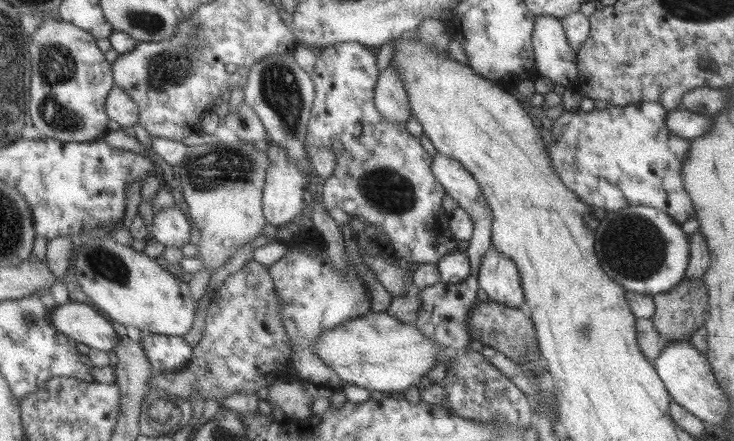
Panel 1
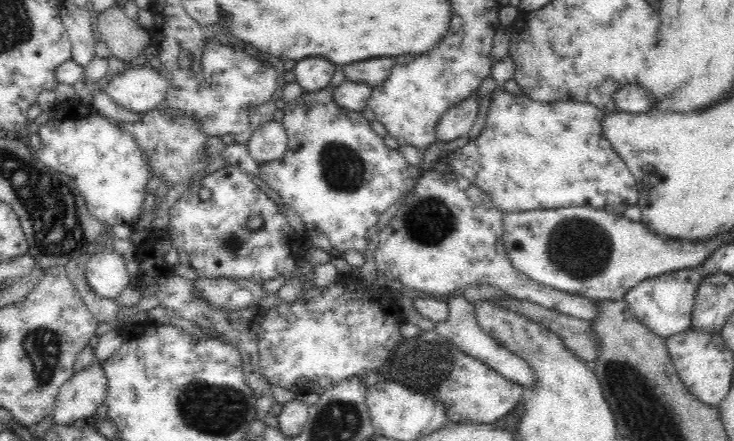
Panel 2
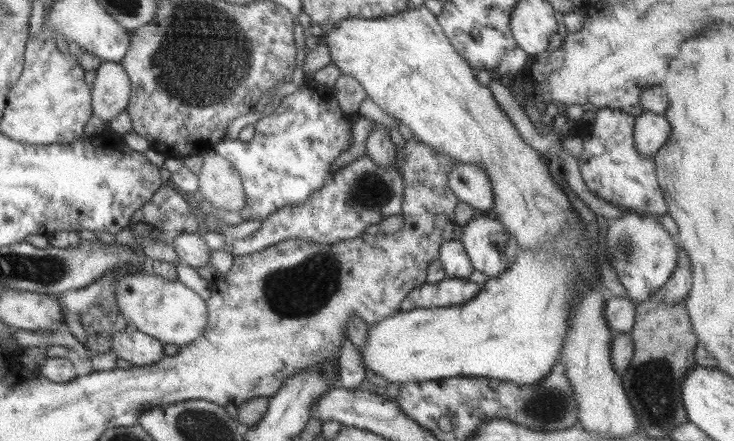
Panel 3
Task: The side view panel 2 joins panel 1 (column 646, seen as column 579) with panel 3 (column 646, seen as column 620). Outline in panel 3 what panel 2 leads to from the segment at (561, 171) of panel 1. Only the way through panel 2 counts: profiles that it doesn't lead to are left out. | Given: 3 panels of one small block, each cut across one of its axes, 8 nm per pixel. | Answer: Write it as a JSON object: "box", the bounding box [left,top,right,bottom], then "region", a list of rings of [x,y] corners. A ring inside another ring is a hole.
{"box":[578,108,668,216],"region":[[[601,108],[596,112],[594,124],[580,129],[583,151],[578,157],[581,175],[587,187],[596,196],[620,208],[642,214],[658,216],[667,213],[668,207],[657,181],[654,158],[642,157],[634,144],[635,117],[618,108]]]}

